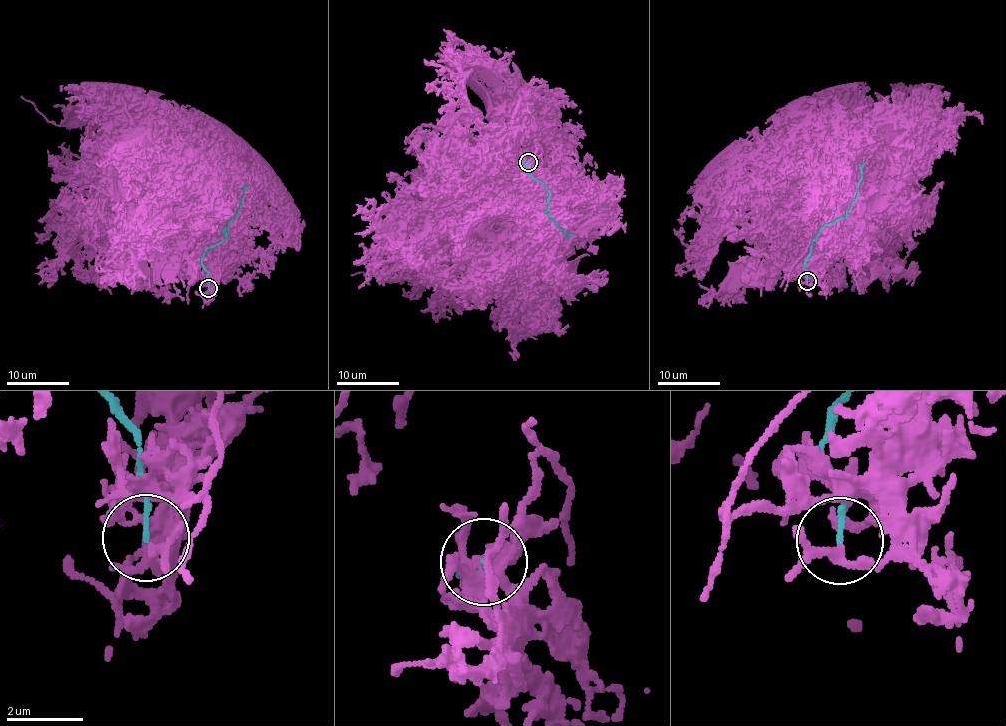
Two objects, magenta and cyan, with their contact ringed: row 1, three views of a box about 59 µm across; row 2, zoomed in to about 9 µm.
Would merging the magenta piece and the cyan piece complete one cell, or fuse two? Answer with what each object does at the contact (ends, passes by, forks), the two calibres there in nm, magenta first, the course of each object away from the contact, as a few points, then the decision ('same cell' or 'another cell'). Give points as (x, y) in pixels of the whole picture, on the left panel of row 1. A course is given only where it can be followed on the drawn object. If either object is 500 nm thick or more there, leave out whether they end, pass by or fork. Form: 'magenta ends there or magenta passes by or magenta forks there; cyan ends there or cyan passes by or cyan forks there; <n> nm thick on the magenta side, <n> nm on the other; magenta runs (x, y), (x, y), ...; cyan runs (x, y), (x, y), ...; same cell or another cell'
magenta forks there; cyan ends there; 140 nm thick on the magenta side, 130 nm on the other; magenta runs (209, 289), (211, 292), (211, 265), (217, 258), (217, 216), (209, 209), (203, 193); cyan runs (209, 288), (201, 256), (228, 237), (223, 232), (236, 214), (245, 185); another cell

